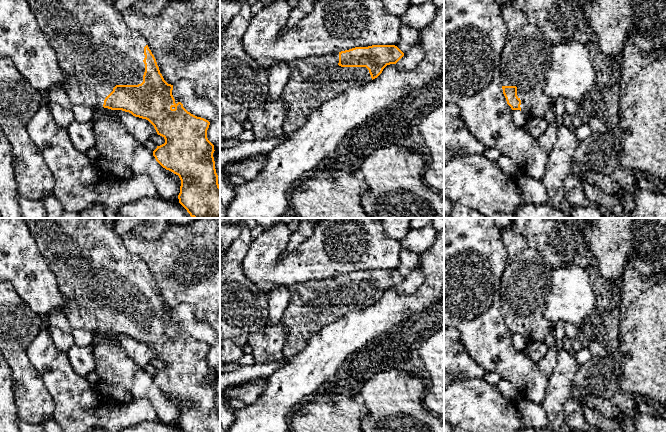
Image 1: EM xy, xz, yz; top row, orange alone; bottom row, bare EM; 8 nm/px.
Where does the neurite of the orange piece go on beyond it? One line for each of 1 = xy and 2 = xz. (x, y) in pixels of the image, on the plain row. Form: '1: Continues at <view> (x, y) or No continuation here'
1: Continues at xy (95, 272)
2: Continues at xz (313, 305)

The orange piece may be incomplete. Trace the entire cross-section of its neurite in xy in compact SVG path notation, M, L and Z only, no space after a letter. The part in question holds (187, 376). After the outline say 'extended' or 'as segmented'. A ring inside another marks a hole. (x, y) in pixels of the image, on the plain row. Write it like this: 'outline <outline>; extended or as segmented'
outline M23 218L26 222L32 237L43 257L46 259L49 268L55 275L59 289L67 299L66 310L64 311L72 329L82 328L94 334L111 333L122 334L131 337L135 341L148 344L155 352L158 359L165 363L165 367L157 370L153 375L156 385L166 394L178 399L181 404L180 417L178 419L179 427L184 432L220 432L220 410L218 408L218 399L215 393L213 381L214 369L207 362L207 354L210 346L204 342L197 341L188 336L181 326L175 327L172 319L173 309L168 308L160 297L156 283L149 273L146 265L134 257L126 248L123 238L119 235L113 225L113 218Z; extended

